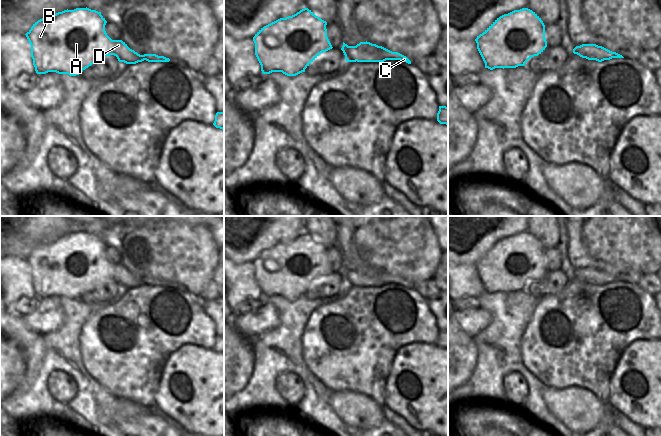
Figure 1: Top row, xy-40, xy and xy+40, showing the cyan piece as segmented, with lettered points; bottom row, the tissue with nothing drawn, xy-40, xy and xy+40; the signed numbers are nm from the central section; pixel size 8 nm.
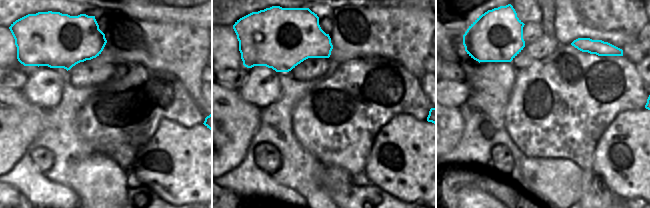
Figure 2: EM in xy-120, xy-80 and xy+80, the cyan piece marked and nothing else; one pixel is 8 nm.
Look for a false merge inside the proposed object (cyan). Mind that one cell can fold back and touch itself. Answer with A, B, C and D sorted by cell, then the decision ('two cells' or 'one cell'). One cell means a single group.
A B D / C | two cells

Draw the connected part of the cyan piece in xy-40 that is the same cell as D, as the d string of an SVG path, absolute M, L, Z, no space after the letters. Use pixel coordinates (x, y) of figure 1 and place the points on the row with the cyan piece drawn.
M89 8L64 10L35 22L25 34L31 45L31 57L37 74L56 72L79 75L103 58L114 55L119 62L133 64L129 47L122 40L112 40L105 31L107 21L101 12Z

